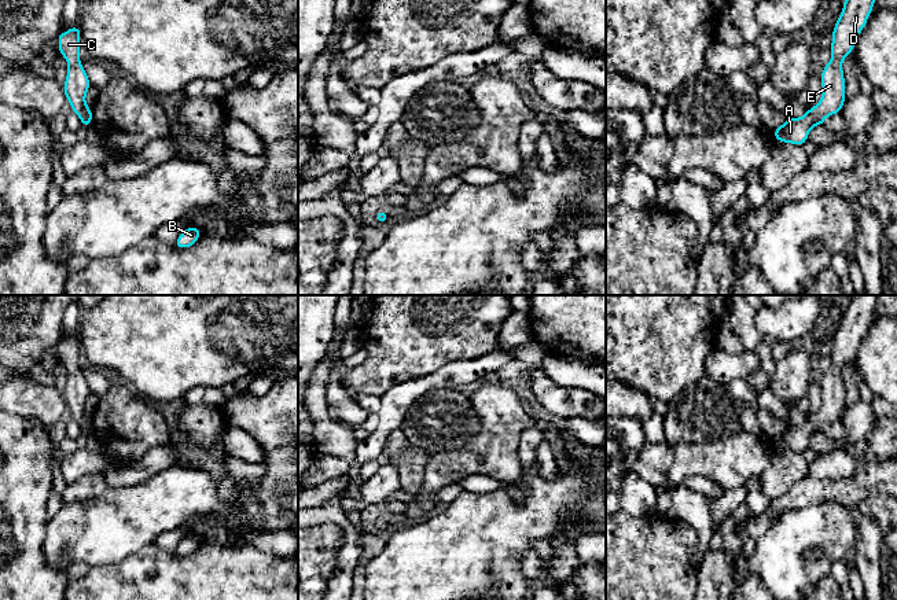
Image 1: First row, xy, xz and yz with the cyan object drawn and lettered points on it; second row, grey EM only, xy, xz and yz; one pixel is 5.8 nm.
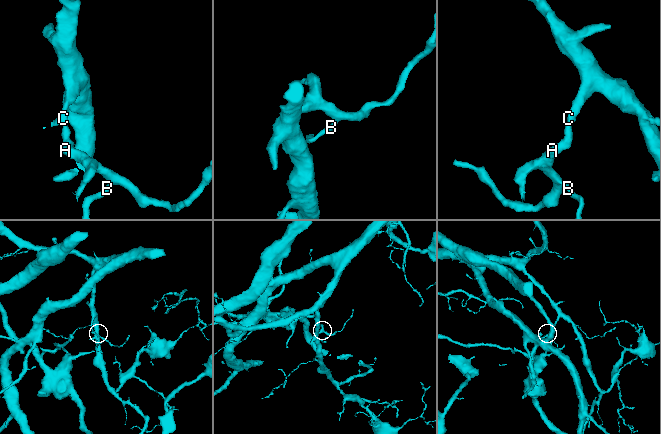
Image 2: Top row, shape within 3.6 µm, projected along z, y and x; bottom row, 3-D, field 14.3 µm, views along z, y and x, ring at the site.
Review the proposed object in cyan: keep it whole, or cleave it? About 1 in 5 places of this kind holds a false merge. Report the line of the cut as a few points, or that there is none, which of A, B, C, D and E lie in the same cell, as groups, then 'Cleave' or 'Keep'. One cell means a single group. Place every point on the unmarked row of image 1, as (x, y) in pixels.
No split. Groups: A B C D E. Keep

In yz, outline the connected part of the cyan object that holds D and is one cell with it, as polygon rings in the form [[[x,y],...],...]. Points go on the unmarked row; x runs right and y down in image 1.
[[[857,295],[850,303],[848,303],[843,308],[843,317],[832,338],[832,350],[831,350],[832,365],[830,371],[824,372],[823,380],[820,383],[823,393],[821,406],[813,416],[808,416],[808,419],[802,426],[788,426],[782,434],[773,437],[773,443],[776,449],[804,453],[808,448],[809,438],[813,434],[824,432],[826,424],[841,420],[842,413],[845,411],[845,394],[846,394],[842,380],[843,372],[841,368],[843,365],[848,365],[848,362],[853,358],[854,347],[864,336],[865,330],[868,328],[868,324],[872,320],[875,305],[876,295]]]

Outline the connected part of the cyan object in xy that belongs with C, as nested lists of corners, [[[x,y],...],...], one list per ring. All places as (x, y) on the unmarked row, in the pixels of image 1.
[[[74,334],[65,341],[58,342],[59,361],[66,365],[69,378],[63,398],[73,420],[76,420],[82,434],[91,434],[92,416],[85,412],[85,402],[91,393],[89,386],[78,367],[80,362],[80,334]]]

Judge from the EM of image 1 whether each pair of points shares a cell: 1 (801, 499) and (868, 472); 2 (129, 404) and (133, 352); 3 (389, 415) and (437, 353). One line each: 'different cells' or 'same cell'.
1: same cell
2: different cells
3: different cells

